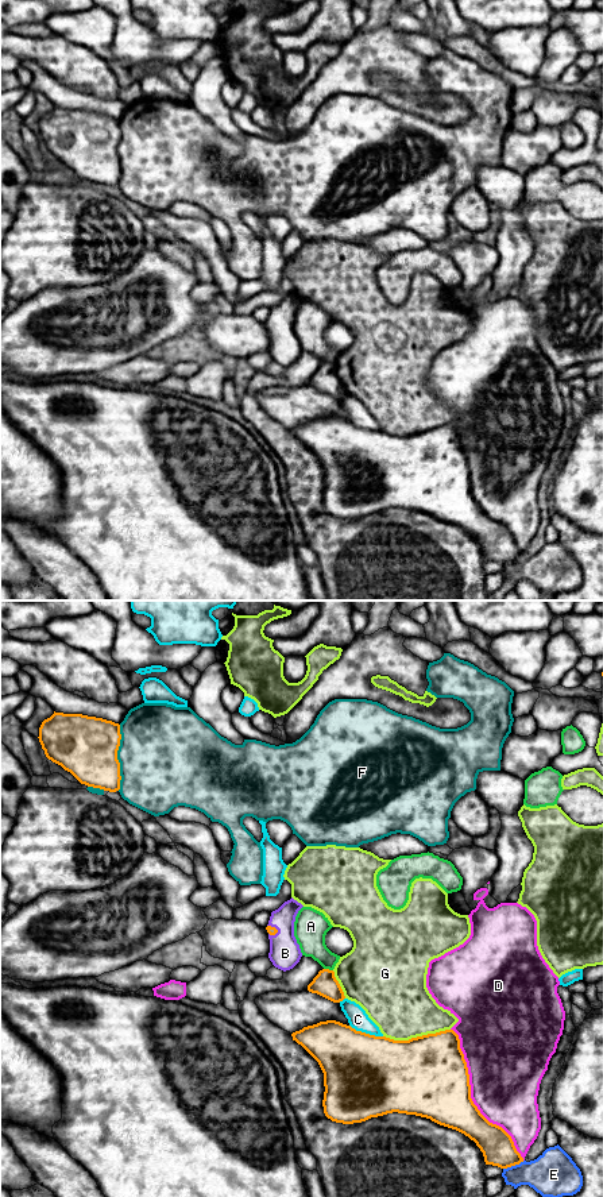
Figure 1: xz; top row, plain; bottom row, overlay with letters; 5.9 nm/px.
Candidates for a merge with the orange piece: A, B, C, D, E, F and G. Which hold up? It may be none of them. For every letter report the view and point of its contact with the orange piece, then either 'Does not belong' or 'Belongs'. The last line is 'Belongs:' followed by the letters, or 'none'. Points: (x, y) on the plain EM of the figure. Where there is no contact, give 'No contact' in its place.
A: Touches orange at xz (328, 365). Does not belong
B: Touches orange at xz (273, 323). Belongs
C: Touches orange at xz (364, 428). Does not belong
D: Touches orange at xz (470, 493). Does not belong
E: Touches orange at xz (513, 560). Does not belong
F: Touches orange at xz (116, 153). Does not belong
G: Touches orange at xz (417, 432). Does not belong
Belongs: B

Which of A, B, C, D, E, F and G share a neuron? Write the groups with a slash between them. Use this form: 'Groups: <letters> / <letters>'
Groups: A / B / C / D / E / F / G

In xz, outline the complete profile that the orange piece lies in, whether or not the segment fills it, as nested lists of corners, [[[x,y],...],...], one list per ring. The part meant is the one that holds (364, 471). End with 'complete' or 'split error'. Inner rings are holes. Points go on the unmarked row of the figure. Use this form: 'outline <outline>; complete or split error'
outline [[[336,416],[320,417],[291,429],[320,460],[324,468],[324,509],[336,518],[353,520],[371,513],[398,507],[430,514],[432,517],[456,525],[476,538],[486,560],[507,564],[523,557],[511,532],[499,521],[490,518],[471,494],[471,480],[467,457],[460,444],[459,430],[453,425],[428,429],[409,436],[394,436],[356,426]]]; complete

